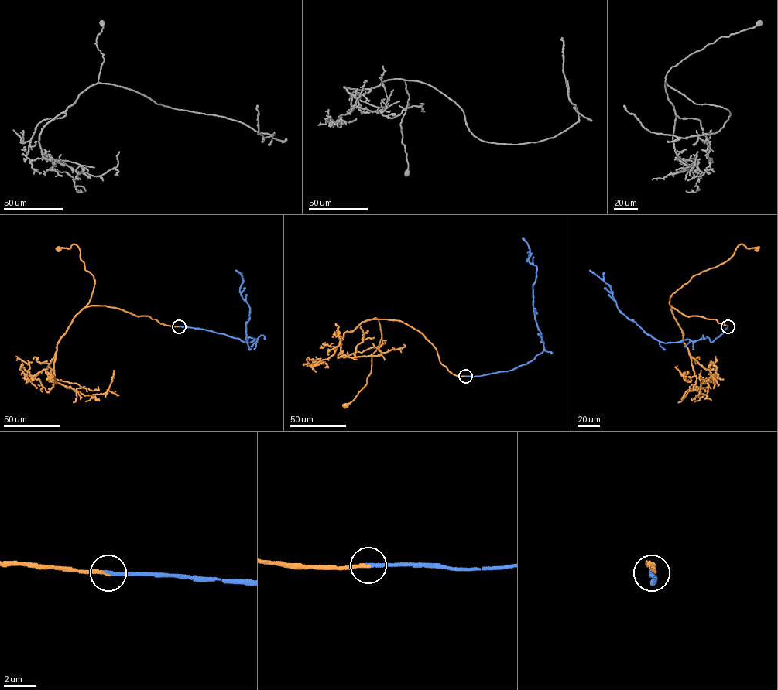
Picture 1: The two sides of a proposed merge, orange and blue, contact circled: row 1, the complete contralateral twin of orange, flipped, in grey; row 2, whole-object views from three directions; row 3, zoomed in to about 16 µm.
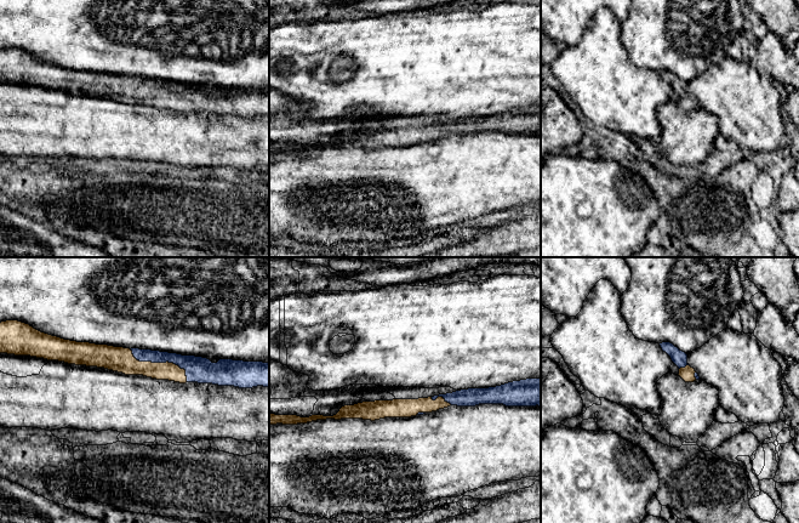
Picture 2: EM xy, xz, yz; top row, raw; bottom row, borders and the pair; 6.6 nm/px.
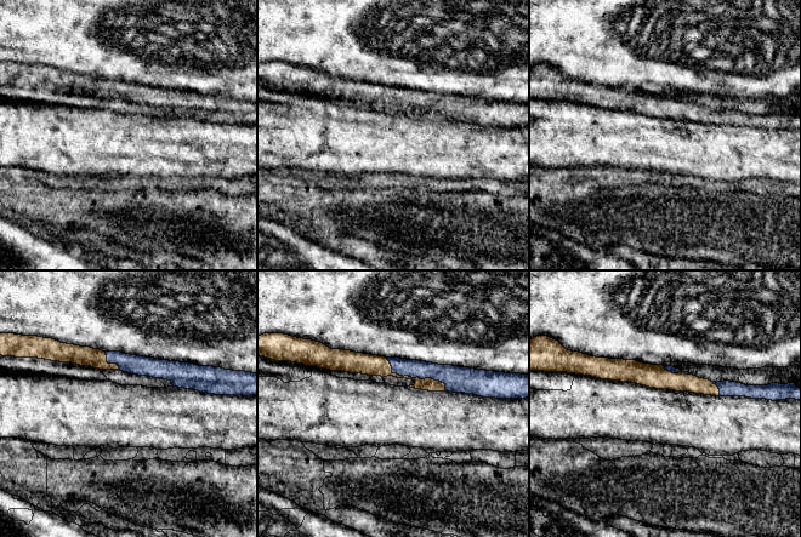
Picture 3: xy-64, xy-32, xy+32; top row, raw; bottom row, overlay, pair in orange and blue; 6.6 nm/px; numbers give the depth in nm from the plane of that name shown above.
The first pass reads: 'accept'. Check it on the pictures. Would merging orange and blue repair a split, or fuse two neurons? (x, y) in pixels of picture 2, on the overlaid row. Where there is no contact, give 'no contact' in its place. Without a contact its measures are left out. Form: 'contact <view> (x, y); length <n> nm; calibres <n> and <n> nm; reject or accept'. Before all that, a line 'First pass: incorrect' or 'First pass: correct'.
First pass: correct
contact xy (161, 363); length 440 nm; calibres 150 and 170 nm; accept

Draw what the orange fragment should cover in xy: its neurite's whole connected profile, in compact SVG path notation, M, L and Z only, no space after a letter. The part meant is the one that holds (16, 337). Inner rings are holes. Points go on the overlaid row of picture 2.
M18 320L0 323L0 353L30 356L75 365L104 368L125 375L143 375L179 383L198 382L239 388L269 387L269 363L233 359L219 359L217 363L212 363L207 358L195 356L76 342L41 332L29 324Z

